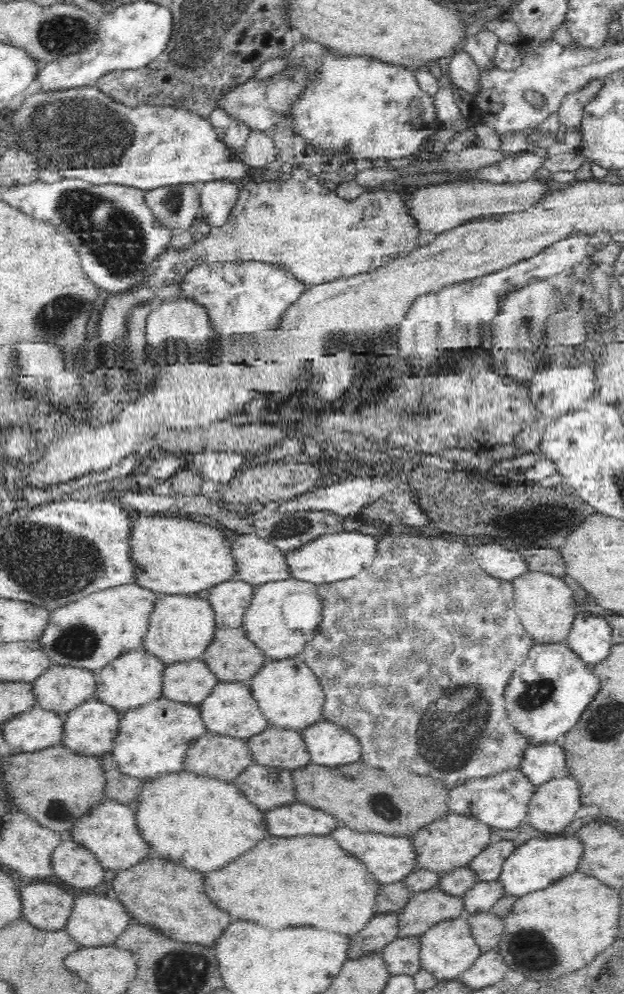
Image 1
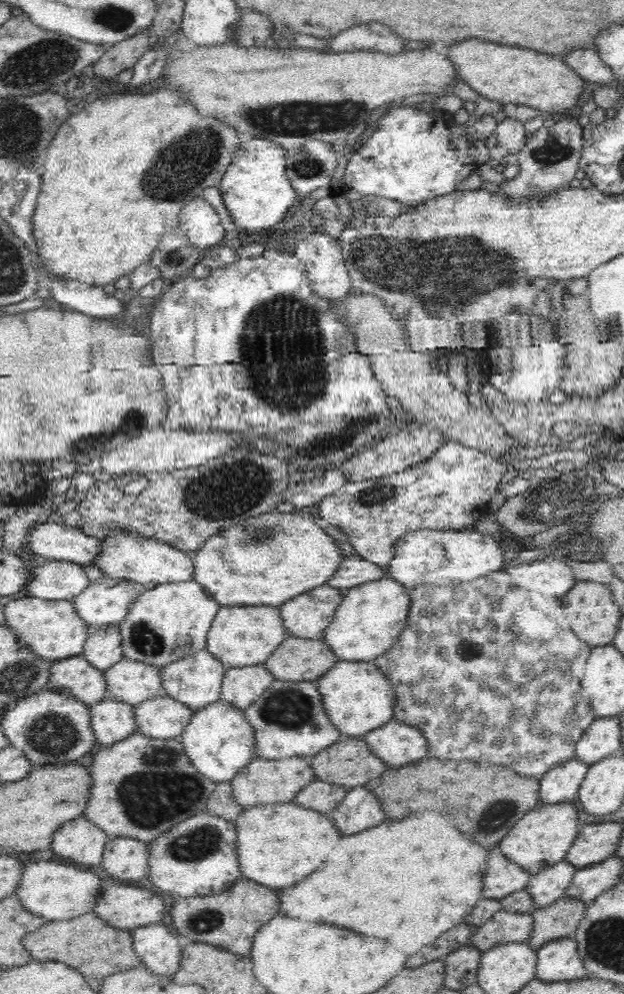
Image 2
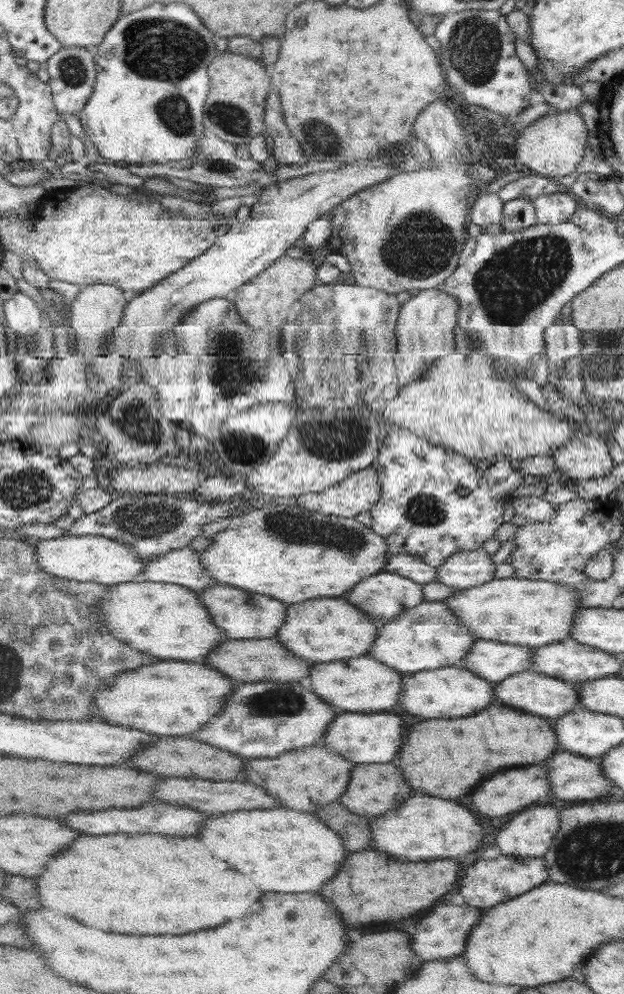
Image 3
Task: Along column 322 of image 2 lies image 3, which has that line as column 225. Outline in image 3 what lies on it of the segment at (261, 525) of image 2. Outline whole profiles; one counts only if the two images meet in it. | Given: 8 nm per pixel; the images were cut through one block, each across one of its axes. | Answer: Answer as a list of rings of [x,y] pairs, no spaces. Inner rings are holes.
[[[270,504],[234,516],[228,528],[203,553],[203,561],[217,583],[264,593],[292,605],[312,599],[344,597],[362,581],[386,571],[392,555],[386,538],[354,518],[310,511],[306,506]]]

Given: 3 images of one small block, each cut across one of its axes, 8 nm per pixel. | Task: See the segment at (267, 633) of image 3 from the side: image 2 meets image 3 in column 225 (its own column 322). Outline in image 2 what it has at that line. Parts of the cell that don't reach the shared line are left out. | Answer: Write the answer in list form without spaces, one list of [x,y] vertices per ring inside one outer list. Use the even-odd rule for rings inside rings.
[[[324,583],[286,600],[278,607],[286,634],[301,639],[321,638],[341,593]]]

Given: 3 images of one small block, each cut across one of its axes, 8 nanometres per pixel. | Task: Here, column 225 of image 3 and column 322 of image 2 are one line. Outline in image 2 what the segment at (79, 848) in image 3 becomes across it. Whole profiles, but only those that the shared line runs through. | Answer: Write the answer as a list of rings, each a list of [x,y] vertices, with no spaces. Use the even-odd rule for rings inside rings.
[[[428,814],[424,818],[418,818],[418,816],[410,816],[410,818],[404,818],[400,822],[392,822],[392,820],[384,820],[382,824],[374,826],[374,828],[366,828],[358,834],[352,834],[352,836],[342,836],[338,842],[336,842],[336,848],[330,852],[330,856],[314,870],[310,872],[310,876],[306,876],[304,880],[300,880],[298,884],[294,886],[288,886],[288,888],[282,888],[280,890],[280,914],[290,918],[290,920],[304,920],[304,922],[312,922],[312,924],[330,924],[330,926],[338,926],[338,928],[346,928],[350,932],[356,932],[356,934],[364,934],[364,936],[374,936],[374,938],[380,938],[384,944],[392,944],[396,950],[412,956],[414,952],[418,952],[420,948],[424,948],[426,944],[432,944],[442,932],[446,932],[448,928],[456,926],[458,922],[462,923],[464,915],[470,912],[470,909],[474,906],[476,899],[479,896],[478,892],[481,889],[481,878],[483,875],[483,864],[485,863],[485,854],[488,849],[480,848],[478,844],[472,844],[468,840],[464,840],[442,816],[436,816],[436,814]]]

